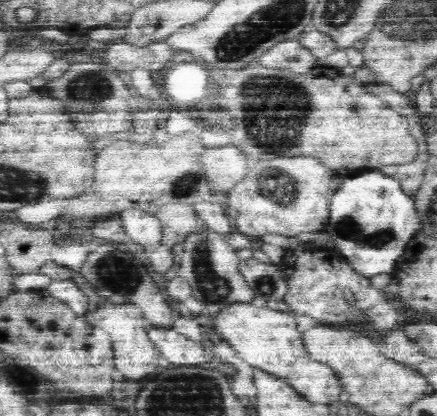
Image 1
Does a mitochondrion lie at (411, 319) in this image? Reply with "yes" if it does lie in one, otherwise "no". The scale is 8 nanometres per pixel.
no

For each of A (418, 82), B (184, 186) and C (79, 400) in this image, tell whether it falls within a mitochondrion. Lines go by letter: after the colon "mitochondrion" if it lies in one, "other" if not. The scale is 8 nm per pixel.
A: other
B: mitochondrion
C: other

